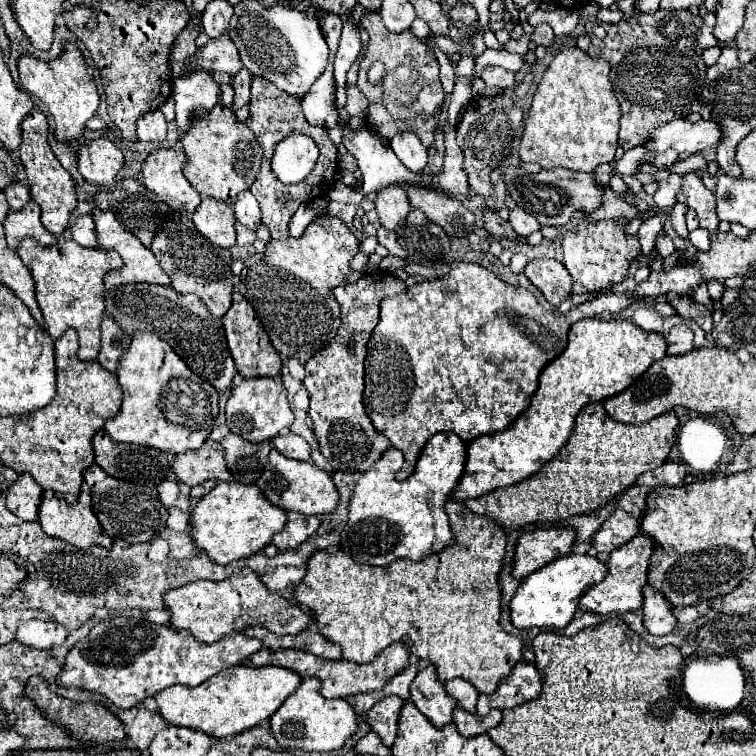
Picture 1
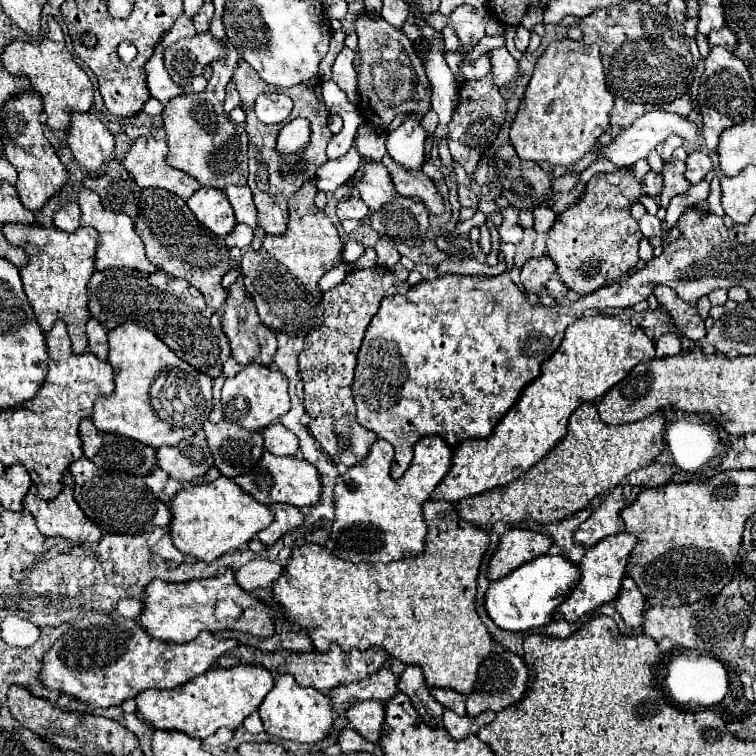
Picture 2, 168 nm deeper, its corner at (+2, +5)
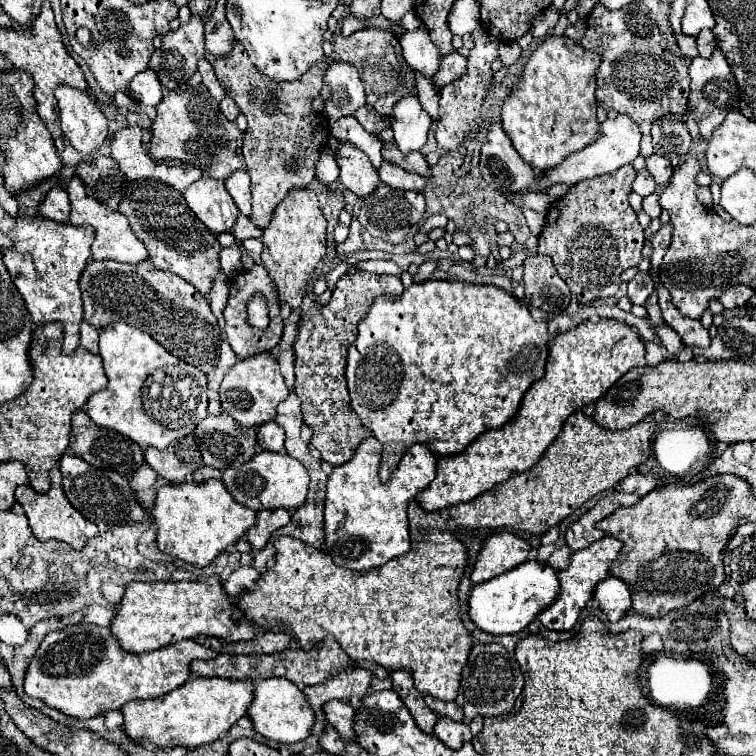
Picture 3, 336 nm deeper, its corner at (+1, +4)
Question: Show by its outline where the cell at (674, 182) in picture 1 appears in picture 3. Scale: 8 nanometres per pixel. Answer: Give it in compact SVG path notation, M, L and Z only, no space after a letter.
M638 171L638 173L636 173L636 179L634 179L634 183L632 183L632 189L634 189L638 195L648 197L650 193L656 191L656 183L654 183L654 179L648 175L648 171Z

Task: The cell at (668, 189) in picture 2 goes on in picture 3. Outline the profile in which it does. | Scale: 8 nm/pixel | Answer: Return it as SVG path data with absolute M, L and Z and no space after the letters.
M648 155L648 157L644 157L644 161L646 161L646 169L654 177L656 185L664 187L664 185L670 183L672 167L670 167L670 161L666 157L662 157L662 155Z

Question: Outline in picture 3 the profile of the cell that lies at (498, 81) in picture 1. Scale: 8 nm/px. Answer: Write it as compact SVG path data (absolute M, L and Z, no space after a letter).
M450 53L440 59L440 67L434 73L432 83L436 87L444 87L452 83L456 77L460 77L464 73L464 67L466 67L466 57L462 57L460 53Z

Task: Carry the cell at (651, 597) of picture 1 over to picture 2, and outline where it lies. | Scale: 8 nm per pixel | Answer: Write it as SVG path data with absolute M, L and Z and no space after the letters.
M625 578L621 592L619 592L619 598L615 600L615 608L627 626L639 628L643 624L645 602L647 602L647 598L639 592L635 582L631 578Z

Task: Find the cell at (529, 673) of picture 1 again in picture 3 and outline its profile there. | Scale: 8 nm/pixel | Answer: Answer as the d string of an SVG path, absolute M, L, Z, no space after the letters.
M474 643L468 655L468 663L462 669L458 697L454 699L454 703L464 709L462 723L470 723L476 715L494 717L494 715L508 713L514 707L516 697L520 695L522 685L524 685L524 677L512 653L508 653L498 643L490 643L490 645Z

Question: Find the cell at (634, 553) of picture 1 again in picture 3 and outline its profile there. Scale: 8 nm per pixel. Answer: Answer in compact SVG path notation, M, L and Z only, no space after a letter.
M602 537L600 541L594 541L592 545L588 545L586 549L580 549L580 551L572 553L568 567L558 571L558 581L560 581L558 597L554 599L552 605L548 605L544 611L540 611L540 615L536 619L546 629L552 629L552 631L570 631L574 627L576 619L578 619L580 609L584 609L586 603L592 599L592 591L596 589L596 583L600 583L602 579L608 577L608 567L616 559L616 555L620 553L620 547L622 547L622 543L618 539Z

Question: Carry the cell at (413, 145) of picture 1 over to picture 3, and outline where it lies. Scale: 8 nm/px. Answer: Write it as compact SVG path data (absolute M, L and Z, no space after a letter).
M406 95L400 101L396 101L390 115L390 127L394 131L398 149L402 153L420 151L426 143L430 123L432 119L422 109L420 99L416 95Z

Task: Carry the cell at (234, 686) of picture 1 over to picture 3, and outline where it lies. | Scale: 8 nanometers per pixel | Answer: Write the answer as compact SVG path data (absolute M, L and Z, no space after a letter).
M190 675L184 685L166 693L158 699L138 699L128 701L120 707L124 715L124 731L134 741L154 743L160 749L170 747L188 747L194 749L198 745L212 743L226 735L230 727L248 711L252 701L254 685L252 681L234 681L220 677L196 677Z

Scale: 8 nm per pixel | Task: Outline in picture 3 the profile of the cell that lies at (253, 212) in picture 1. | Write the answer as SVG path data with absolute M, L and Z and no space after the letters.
M234 171L228 179L226 179L226 189L232 195L232 199L236 201L240 213L248 215L250 211L250 173L248 171Z

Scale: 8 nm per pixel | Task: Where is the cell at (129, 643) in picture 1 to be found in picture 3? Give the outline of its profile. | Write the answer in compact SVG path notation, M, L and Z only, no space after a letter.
M78 623L78 625L68 625L62 631L50 631L44 641L40 643L36 655L32 657L26 677L24 677L24 693L44 701L48 707L62 711L68 717L76 719L90 719L96 715L102 715L110 709L120 709L124 703L134 701L134 699L154 699L170 693L172 689L178 689L186 679L190 677L190 661L194 659L212 659L216 653L212 649L206 649L204 645L196 645L196 641L186 639L186 641L176 641L166 647L160 647L156 651L150 651L146 655L134 655L120 651L116 647L116 639L112 639L110 627L98 627L98 625L88 625L88 623Z

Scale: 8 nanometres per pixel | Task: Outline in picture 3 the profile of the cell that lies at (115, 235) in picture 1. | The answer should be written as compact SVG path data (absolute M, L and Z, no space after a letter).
M72 177L66 193L70 197L70 223L72 225L82 225L82 223L90 223L96 229L96 239L92 243L92 259L94 261L104 261L104 259L114 259L114 261L122 261L122 263L140 263L144 259L148 259L148 251L146 247L136 239L136 235L132 233L128 219L124 219L124 215L120 215L118 211L108 209L106 205L102 205L96 199L90 199L84 191L84 183L80 181L80 177Z

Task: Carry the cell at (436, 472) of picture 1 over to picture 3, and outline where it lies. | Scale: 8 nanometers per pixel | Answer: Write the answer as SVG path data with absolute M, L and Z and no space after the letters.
M368 437L360 443L360 447L354 451L354 457L348 463L342 463L334 467L332 475L326 483L326 505L324 505L324 553L332 557L332 561L340 567L356 569L356 571L368 571L372 567L384 565L388 559L394 559L396 555L404 555L410 547L410 533L408 533L408 517L406 507L408 501L416 497L428 483L432 481L436 473L436 457L428 451L424 445L412 445L404 457L398 463L398 469L390 475L388 483L382 483L378 477L380 467L380 443L374 437Z

